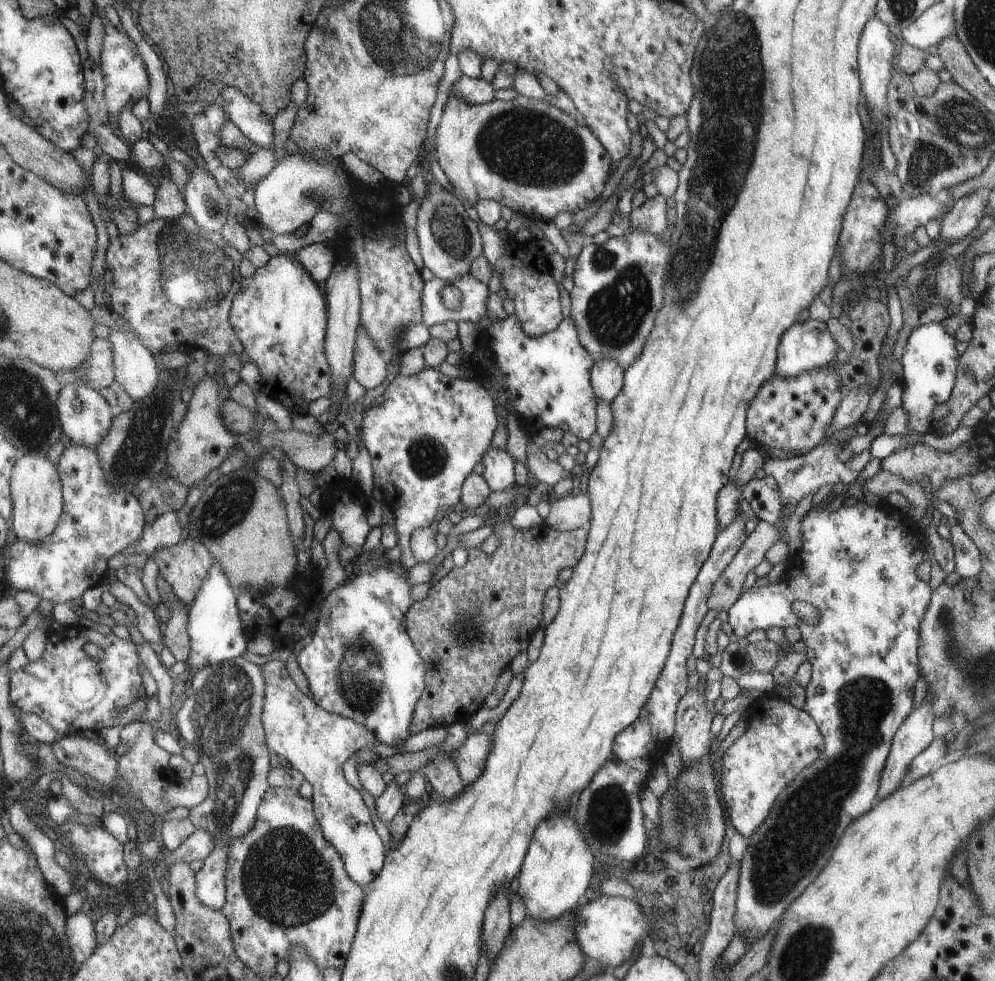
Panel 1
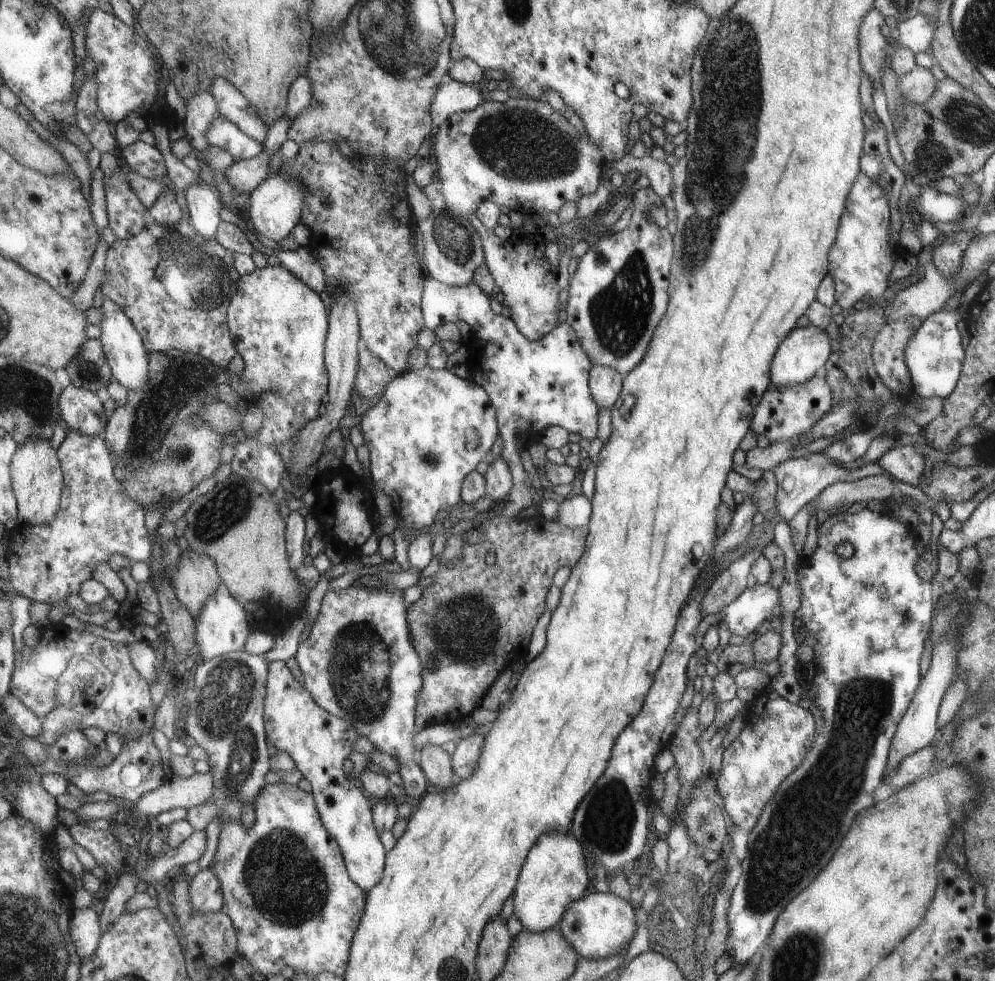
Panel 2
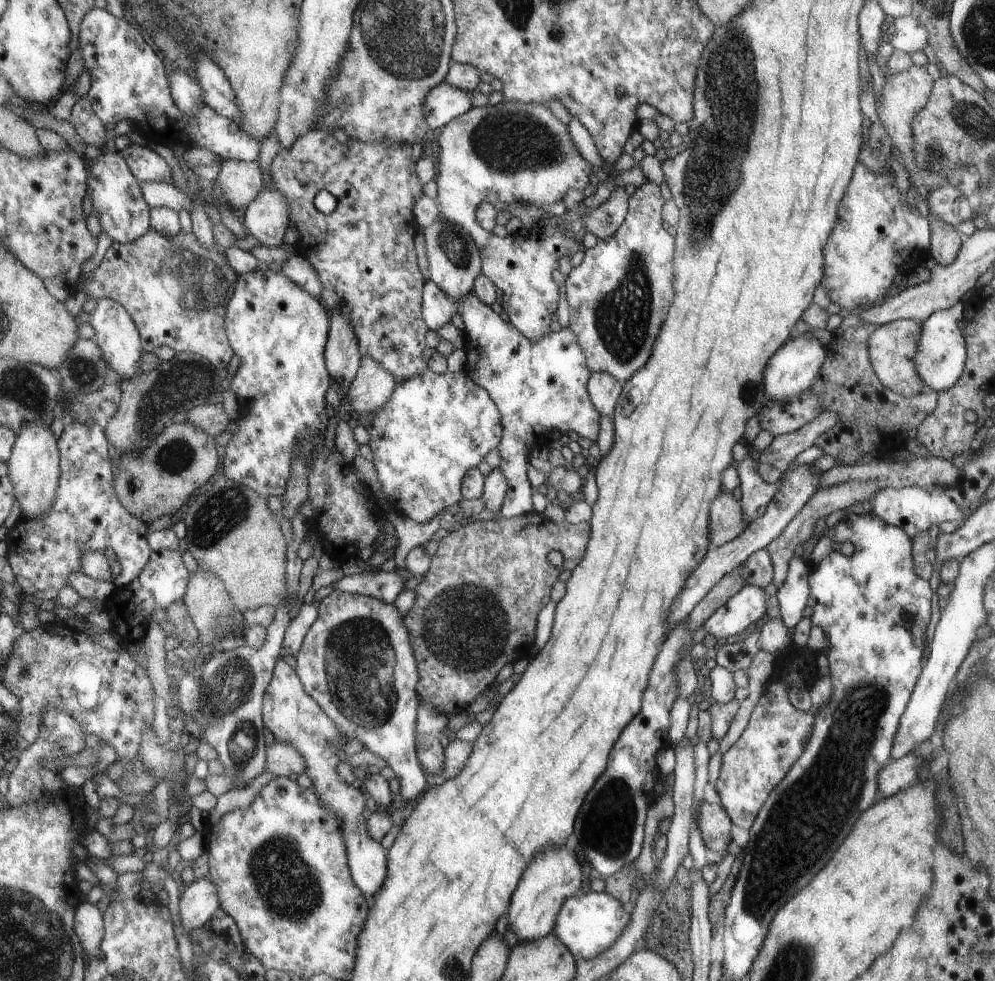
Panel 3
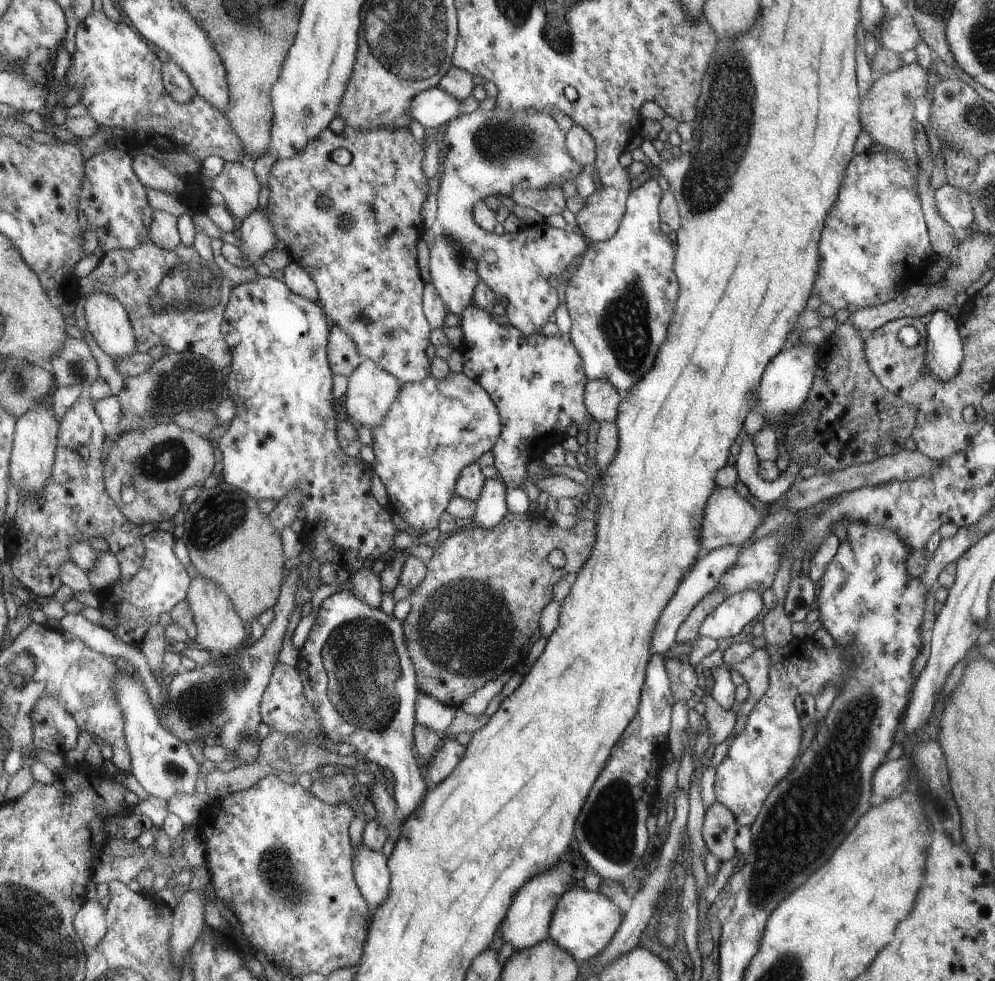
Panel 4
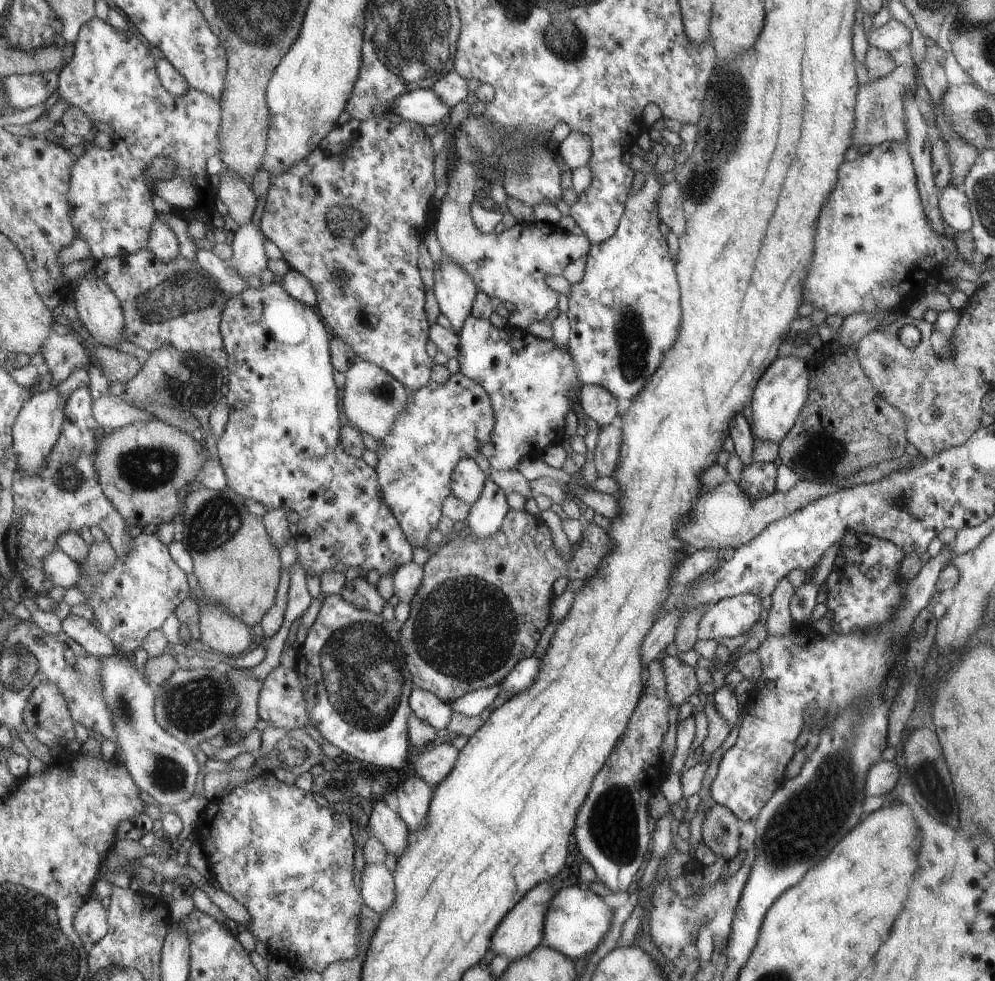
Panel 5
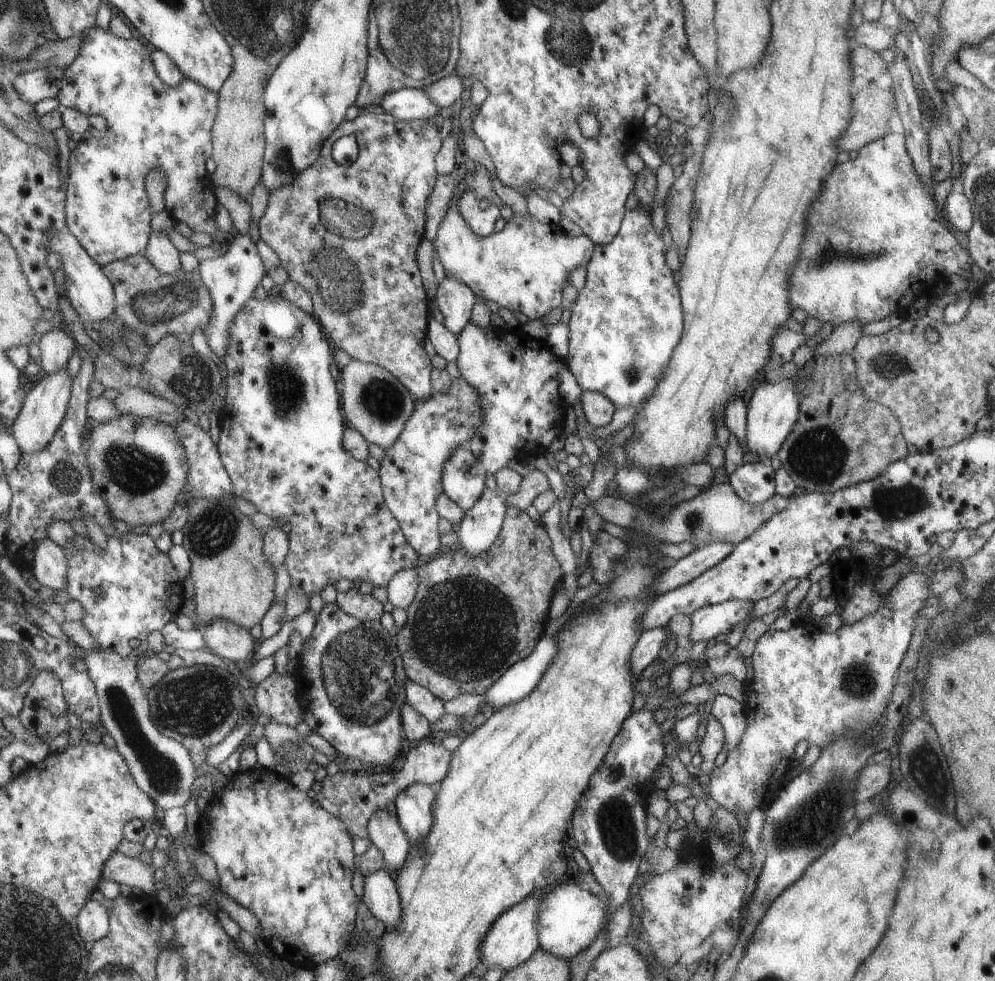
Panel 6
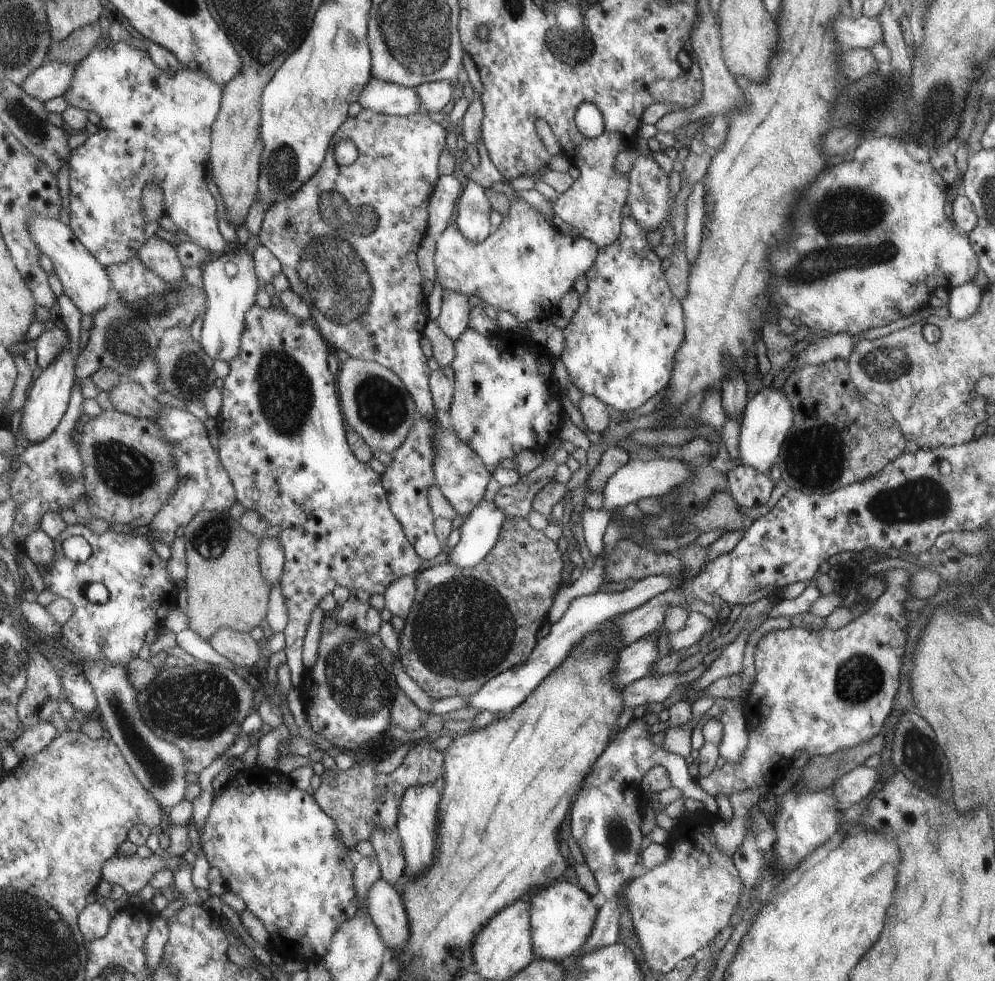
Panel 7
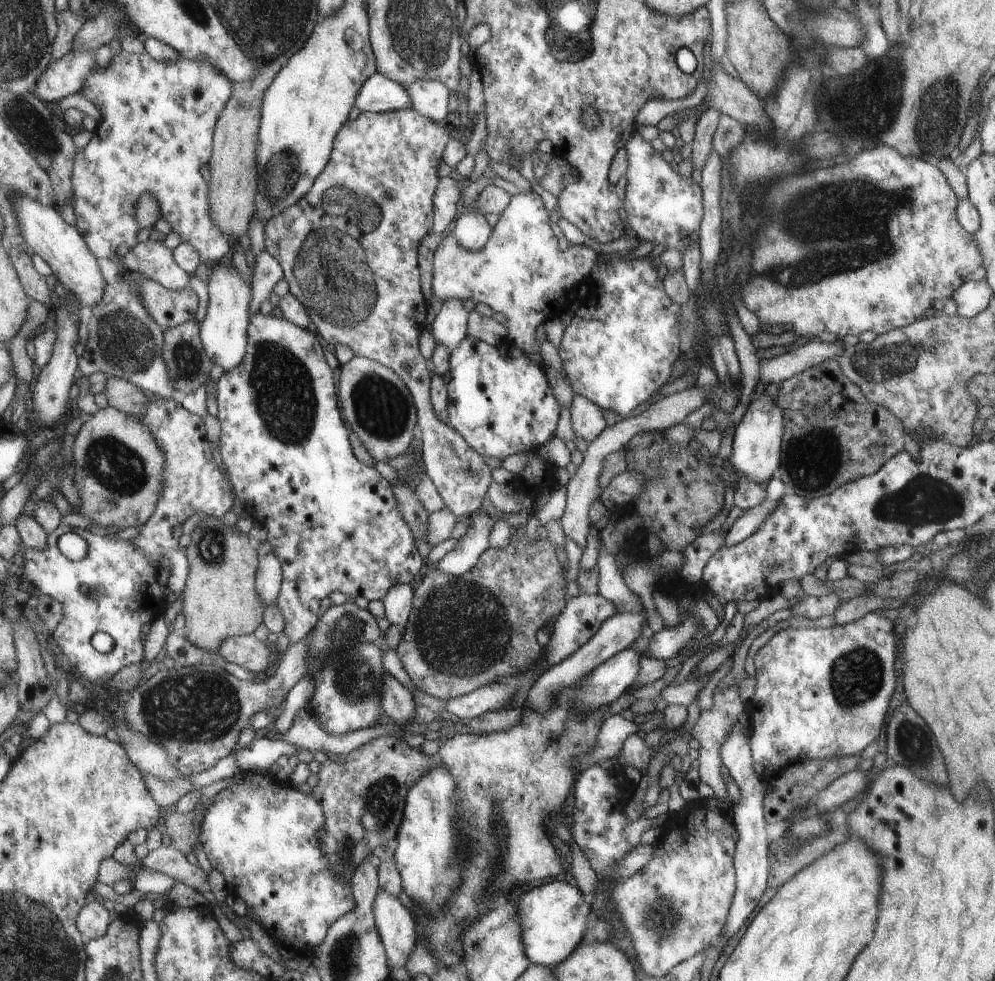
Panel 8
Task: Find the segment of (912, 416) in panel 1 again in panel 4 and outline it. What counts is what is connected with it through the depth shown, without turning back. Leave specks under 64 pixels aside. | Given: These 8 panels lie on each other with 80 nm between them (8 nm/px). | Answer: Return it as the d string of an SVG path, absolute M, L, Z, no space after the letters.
M937 310L926 324L925 366L937 380L949 380L959 370L963 360L962 344L954 316Z

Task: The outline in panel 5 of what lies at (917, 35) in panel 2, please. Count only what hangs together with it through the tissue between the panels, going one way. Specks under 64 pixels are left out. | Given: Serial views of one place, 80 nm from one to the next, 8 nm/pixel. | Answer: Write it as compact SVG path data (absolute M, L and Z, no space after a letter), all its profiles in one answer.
M892 18L880 28L873 26L867 31L866 42L869 47L884 50L892 53L893 50L901 49L901 46L908 46L911 32L901 22Z

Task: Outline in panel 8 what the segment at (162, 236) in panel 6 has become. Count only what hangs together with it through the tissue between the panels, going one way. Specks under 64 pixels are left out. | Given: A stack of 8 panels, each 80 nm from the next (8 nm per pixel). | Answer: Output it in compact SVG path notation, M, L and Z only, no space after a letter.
M148 239L137 243L132 260L146 277L163 283L168 289L189 287L189 273L175 260L174 250L161 241Z

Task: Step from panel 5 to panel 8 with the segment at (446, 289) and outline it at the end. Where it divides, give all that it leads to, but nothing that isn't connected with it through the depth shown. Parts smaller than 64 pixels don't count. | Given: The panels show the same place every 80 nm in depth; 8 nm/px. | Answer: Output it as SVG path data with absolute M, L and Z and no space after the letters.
M447 299L442 302L439 312L435 315L430 332L437 343L451 349L464 340L467 334L468 313L461 300Z

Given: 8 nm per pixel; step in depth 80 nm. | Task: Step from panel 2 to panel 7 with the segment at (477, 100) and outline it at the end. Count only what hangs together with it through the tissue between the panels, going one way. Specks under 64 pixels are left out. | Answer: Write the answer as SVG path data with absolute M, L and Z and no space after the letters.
M370 78L356 100L361 108L400 117L423 113L415 87L384 83Z

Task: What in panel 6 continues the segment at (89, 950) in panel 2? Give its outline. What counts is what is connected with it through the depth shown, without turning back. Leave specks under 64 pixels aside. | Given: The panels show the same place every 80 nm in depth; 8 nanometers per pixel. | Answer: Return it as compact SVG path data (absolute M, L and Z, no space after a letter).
M93 899L81 910L78 918L79 929L87 944L91 945L109 935L110 914L110 910Z

